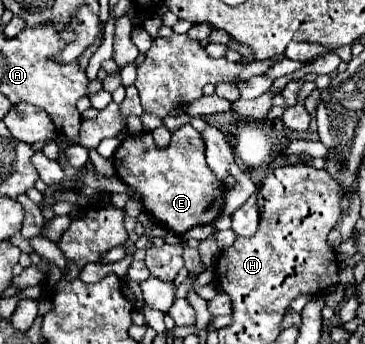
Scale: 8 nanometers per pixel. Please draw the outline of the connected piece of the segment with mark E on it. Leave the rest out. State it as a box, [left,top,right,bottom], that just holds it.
[113,124,223,236]

